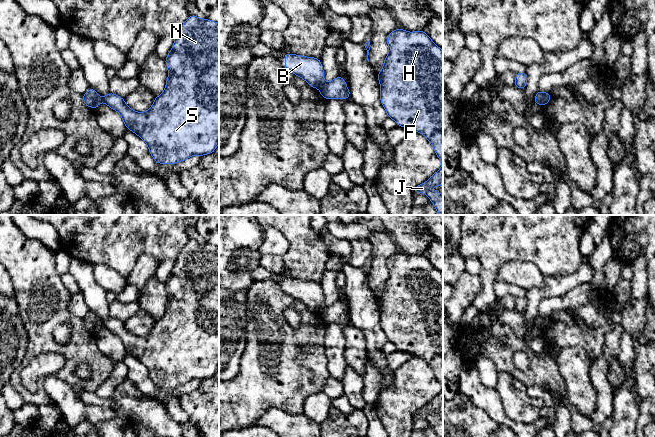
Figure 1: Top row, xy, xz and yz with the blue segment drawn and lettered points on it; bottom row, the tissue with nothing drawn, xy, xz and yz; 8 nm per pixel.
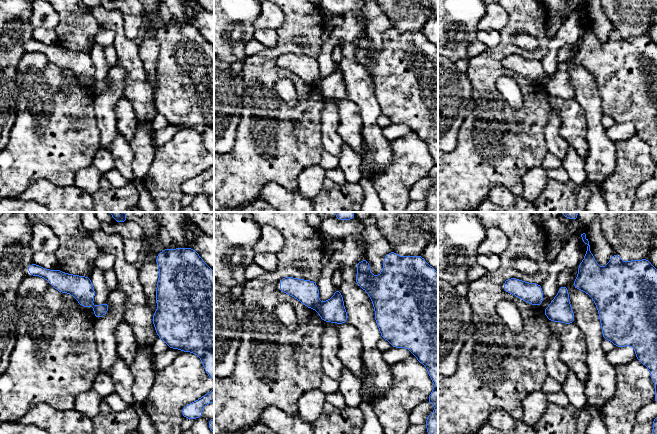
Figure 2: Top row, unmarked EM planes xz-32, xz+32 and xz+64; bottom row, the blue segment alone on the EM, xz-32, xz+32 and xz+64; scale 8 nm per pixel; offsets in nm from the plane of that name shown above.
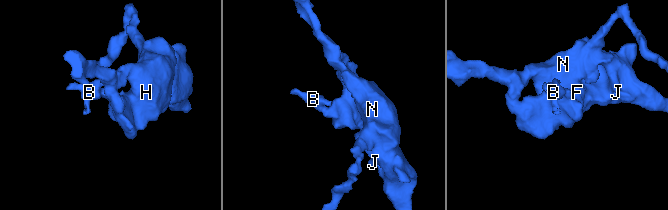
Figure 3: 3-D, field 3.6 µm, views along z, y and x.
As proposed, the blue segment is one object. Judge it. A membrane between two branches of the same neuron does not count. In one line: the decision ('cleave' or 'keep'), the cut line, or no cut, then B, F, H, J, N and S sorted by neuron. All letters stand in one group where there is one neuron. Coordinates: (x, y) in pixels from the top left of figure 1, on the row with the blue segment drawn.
cleave; cut in xz along (324, 82), (318, 88); B / F H J N S

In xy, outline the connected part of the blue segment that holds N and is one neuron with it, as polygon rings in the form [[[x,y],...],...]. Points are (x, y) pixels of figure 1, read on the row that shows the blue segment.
[[[190,15],[175,35],[174,44],[165,58],[168,78],[163,93],[145,112],[127,106],[124,98],[109,93],[100,102],[117,111],[126,128],[145,141],[149,152],[158,164],[175,164],[191,156],[214,153],[219,144],[219,23]]]

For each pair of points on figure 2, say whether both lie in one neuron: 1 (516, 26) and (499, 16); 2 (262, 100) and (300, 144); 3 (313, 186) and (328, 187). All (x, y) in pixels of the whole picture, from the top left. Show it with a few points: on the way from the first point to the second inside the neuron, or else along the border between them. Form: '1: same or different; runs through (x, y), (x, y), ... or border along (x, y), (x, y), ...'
1: different; border along (505, 10), (508, 21), (500, 30)
2: same; runs through (272, 111), (279, 118), (280, 124), (289, 133)
3: different; border along (325, 178), (321, 190), (313, 198)

